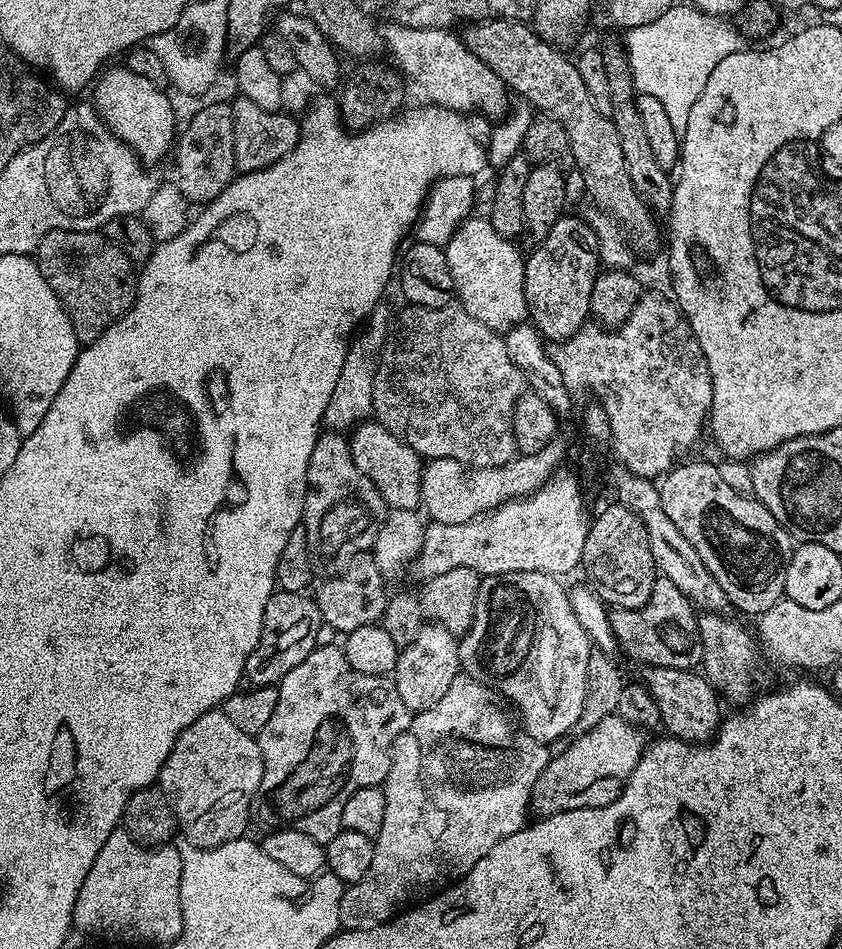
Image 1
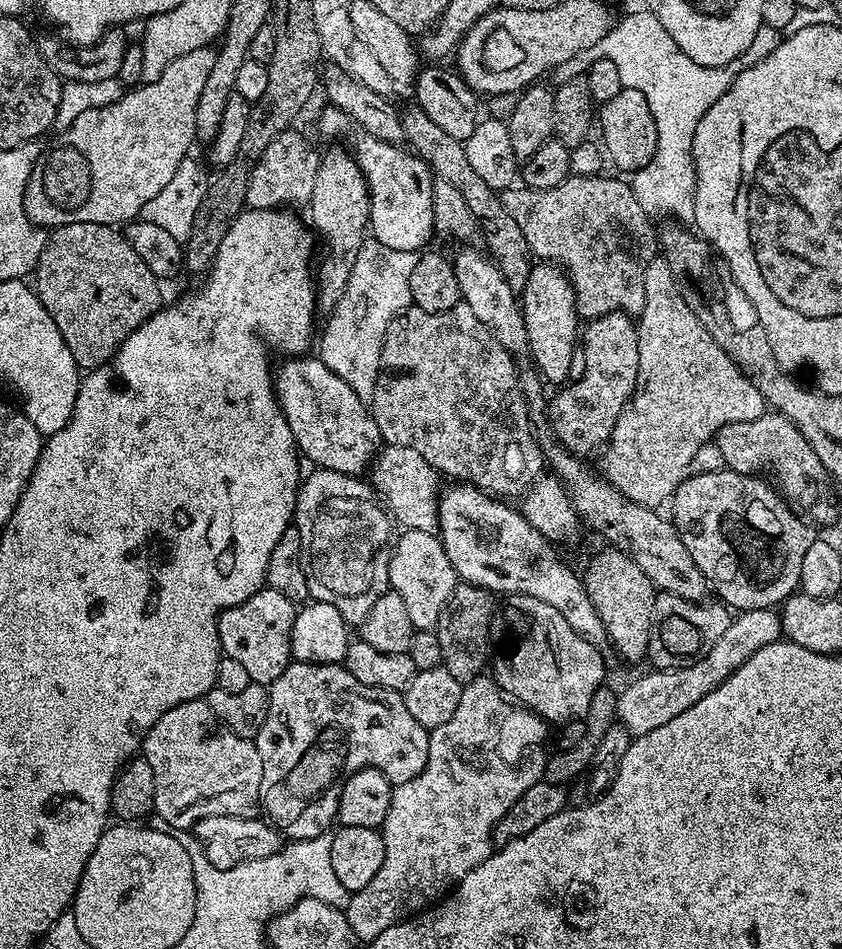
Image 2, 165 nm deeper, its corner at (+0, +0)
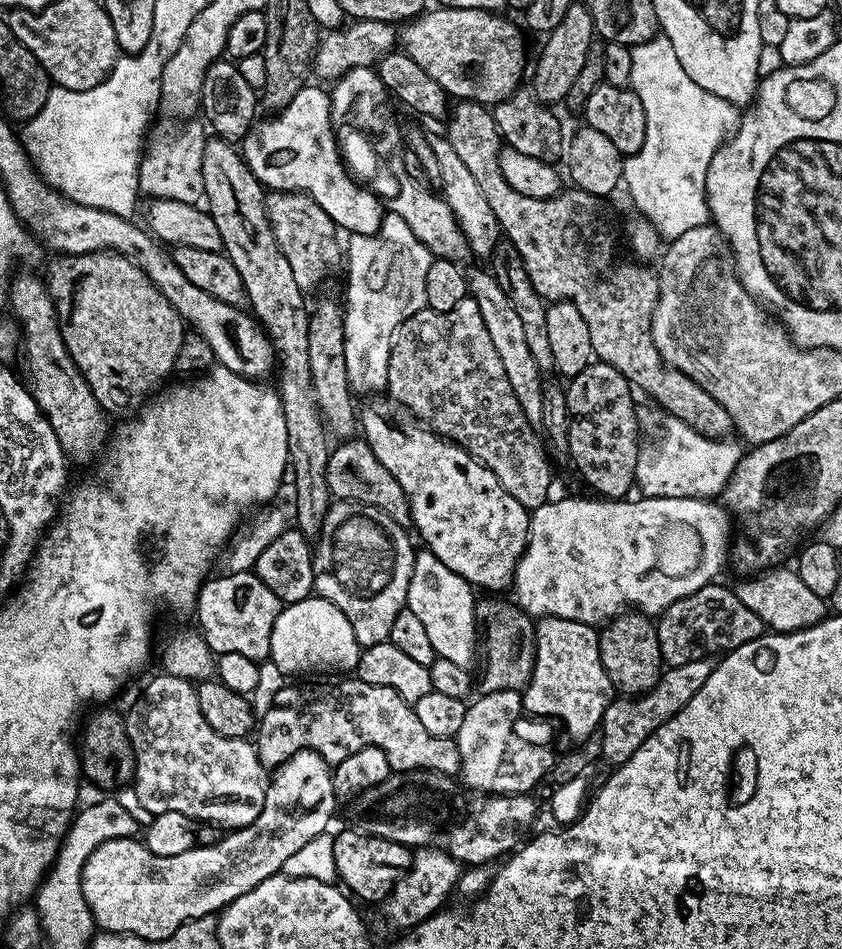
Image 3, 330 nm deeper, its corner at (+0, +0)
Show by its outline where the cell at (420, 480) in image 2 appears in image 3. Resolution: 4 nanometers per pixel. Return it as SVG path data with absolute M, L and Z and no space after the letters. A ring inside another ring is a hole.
M363 438L337 443L329 451L326 482L328 491L337 501L374 506L374 510L382 510L382 514L390 514L394 522L405 526L411 525L410 506L402 486L398 486L398 478L394 478L394 474L390 474L390 470L386 470L386 466L382 466L378 458L374 458L374 450L370 450L370 446Z

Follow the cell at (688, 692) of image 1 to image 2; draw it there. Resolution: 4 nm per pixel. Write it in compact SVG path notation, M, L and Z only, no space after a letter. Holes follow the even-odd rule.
M456 482L440 493L440 526L438 535L446 550L446 558L454 566L457 577L465 584L485 588L493 594L511 594L538 598L546 606L554 606L566 622L582 638L604 650L610 641L594 602L584 588L584 581L560 561L553 541L547 540L530 526L523 511L511 508L511 503L493 498L485 489L467 482Z

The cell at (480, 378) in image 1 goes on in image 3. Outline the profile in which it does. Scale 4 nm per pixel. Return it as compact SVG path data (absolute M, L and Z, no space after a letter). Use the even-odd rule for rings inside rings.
M465 298L449 312L436 312L425 307L404 321L392 341L386 392L421 425L466 449L475 460L482 461L521 506L531 510L548 503L548 491L552 488L549 453L537 429L528 423L526 414L522 414L522 406L518 398L514 398L514 390L510 390L510 378L506 378L506 370L502 370L502 358L498 358L498 350L494 350L494 342L490 342L489 331L476 300Z

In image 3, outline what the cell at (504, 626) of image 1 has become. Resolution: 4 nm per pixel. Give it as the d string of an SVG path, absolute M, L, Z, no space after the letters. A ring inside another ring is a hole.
M545 616L535 621L536 662L530 682L522 689L522 708L532 716L553 716L556 720L568 723L568 732L576 742L584 741L590 734L598 731L604 720L606 710L614 699L614 689L602 666L600 638L597 629L591 624L570 622L557 616Z

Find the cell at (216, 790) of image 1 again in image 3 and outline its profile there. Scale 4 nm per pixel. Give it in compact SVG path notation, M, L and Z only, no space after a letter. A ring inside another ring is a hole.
M159 674L144 688L136 705L126 712L124 725L136 755L136 800L152 812L153 817L162 814L186 814L197 822L207 822L224 830L250 826L258 814L262 814L266 769L260 763L255 743L251 739L226 738L206 722L202 706L198 706L196 684L177 676Z

